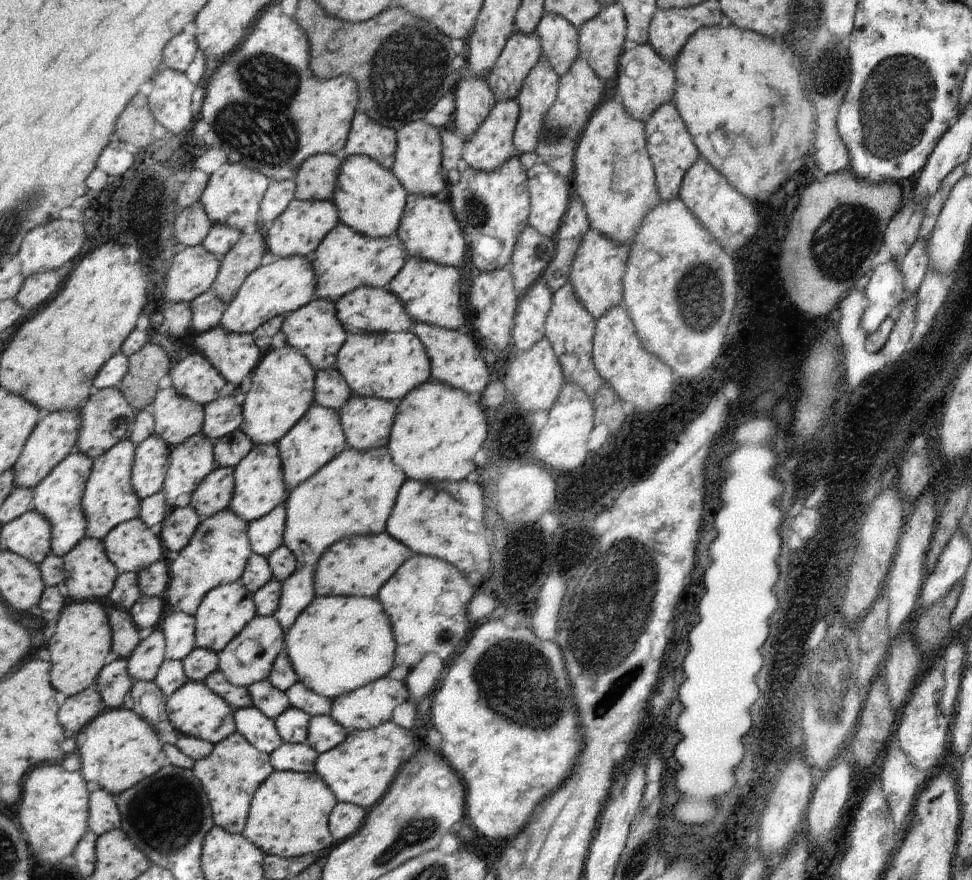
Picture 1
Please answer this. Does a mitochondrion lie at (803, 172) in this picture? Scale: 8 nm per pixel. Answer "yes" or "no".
no

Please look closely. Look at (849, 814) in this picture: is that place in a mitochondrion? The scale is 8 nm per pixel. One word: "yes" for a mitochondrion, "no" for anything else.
no

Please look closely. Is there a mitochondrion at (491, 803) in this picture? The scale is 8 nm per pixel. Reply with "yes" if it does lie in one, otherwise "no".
no

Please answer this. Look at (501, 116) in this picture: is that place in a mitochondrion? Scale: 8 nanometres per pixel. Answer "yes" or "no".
no

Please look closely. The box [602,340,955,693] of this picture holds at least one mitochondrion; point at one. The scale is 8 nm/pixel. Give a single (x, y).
(835, 355)

